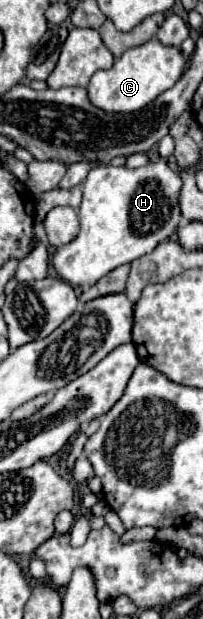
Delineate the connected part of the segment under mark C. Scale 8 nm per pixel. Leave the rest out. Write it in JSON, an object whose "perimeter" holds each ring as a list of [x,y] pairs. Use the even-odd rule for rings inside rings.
{"perimeter":[[[157,37],[143,45],[127,49],[119,59],[115,59],[111,69],[95,71],[87,85],[89,101],[107,113],[131,113],[143,105],[155,101],[163,91],[171,89],[185,71],[185,57],[179,47],[163,45]]]}

